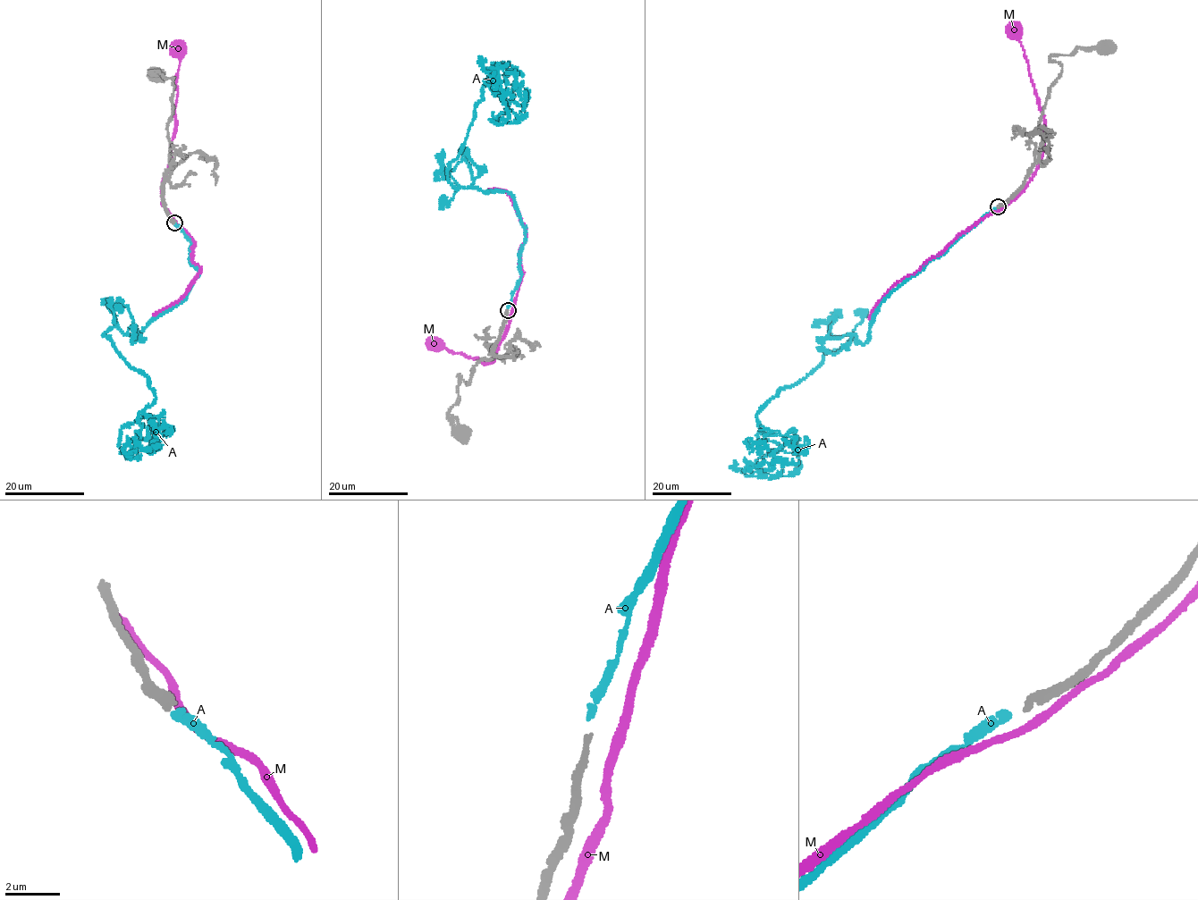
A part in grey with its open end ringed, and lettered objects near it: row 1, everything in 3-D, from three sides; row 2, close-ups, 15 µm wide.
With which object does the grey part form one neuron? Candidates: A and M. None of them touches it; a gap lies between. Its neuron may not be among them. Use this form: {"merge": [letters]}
{"merge": ["A"]}

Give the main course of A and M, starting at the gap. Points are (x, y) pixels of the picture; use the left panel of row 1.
A: (174, 223), (185, 297), (103, 334), (155, 395), (120, 429), (130, 458), (126, 436)
M: (176, 224), (162, 199), (175, 125), (177, 70), (181, 54), (177, 46)

